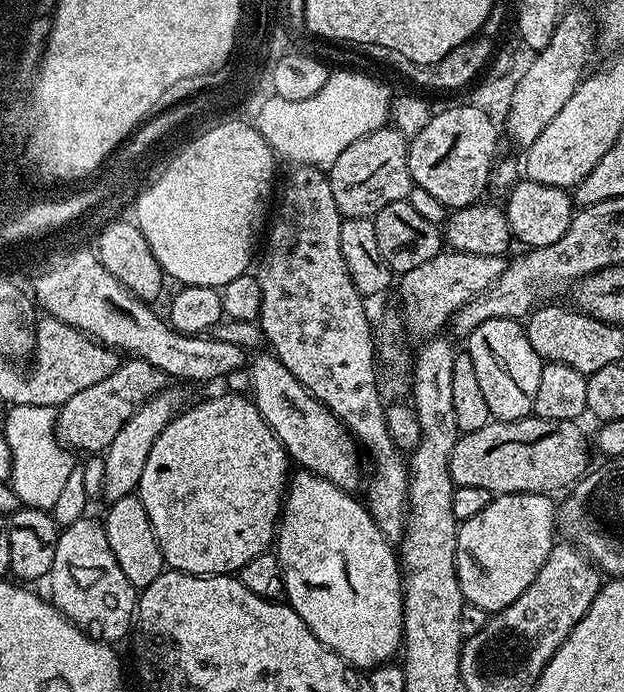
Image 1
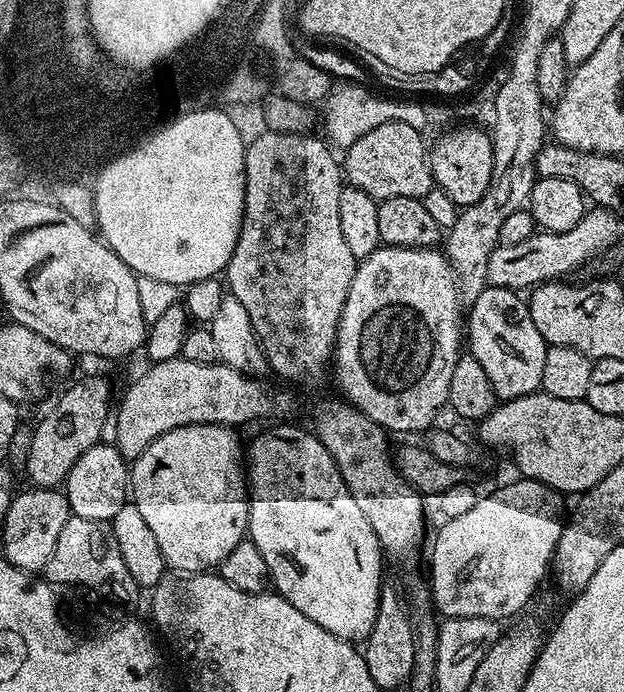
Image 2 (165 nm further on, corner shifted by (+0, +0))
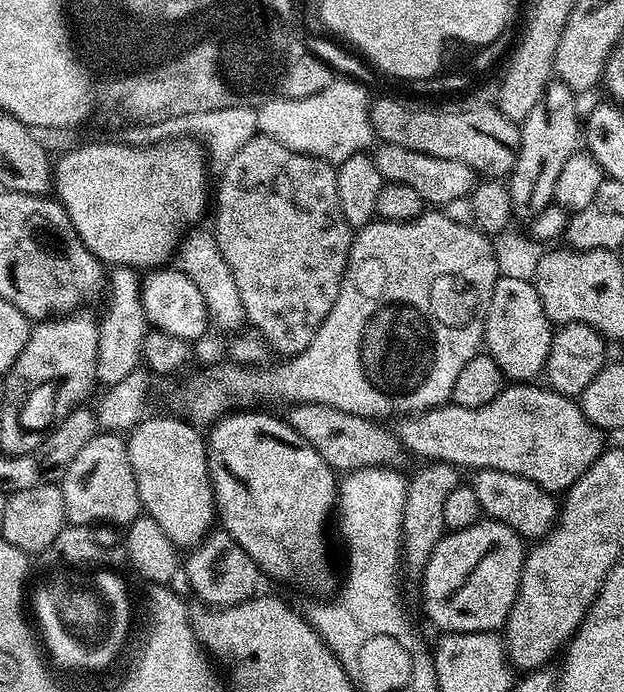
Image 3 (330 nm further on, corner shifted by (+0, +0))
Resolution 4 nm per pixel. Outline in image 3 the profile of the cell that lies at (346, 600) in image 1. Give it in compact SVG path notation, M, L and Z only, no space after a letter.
M237 410L216 421L211 425L209 432L212 433L207 433L208 473L212 483L212 493L216 499L216 515L219 527L228 532L230 538L234 538L234 542L238 542L238 546L242 546L242 550L246 550L246 554L250 554L250 558L254 558L254 562L260 567L261 573L265 577L273 576L276 580L300 580L303 576L312 576L324 568L324 531L330 528L330 521L334 516L338 495L338 476L333 468L324 461L322 454L318 454L318 450L314 450L314 446L310 446L310 442L306 442L306 438L302 438L288 425L287 419L280 417L279 420L278 417L267 416L264 412L267 411Z

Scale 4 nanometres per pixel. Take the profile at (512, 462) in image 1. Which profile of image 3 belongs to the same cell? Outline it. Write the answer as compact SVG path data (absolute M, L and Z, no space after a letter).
M294 404L287 409L287 412L288 425L302 438L306 438L306 442L310 442L310 446L314 446L314 450L318 450L318 454L322 454L324 461L337 473L347 474L354 468L399 469L400 463L406 459L406 453L403 446L400 445L395 431L388 429L387 432L380 425L383 423L377 422L375 419L358 414L346 414L346 410L334 410L330 406L322 406L321 404Z

